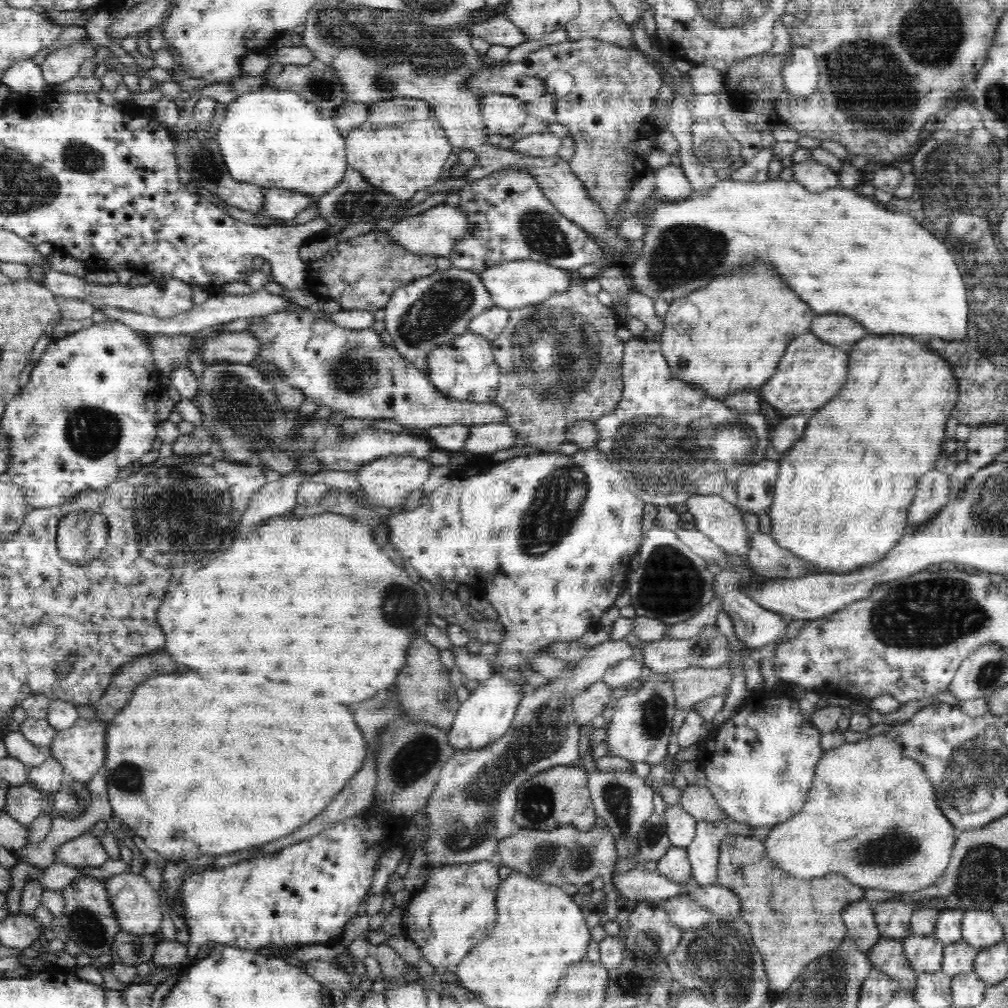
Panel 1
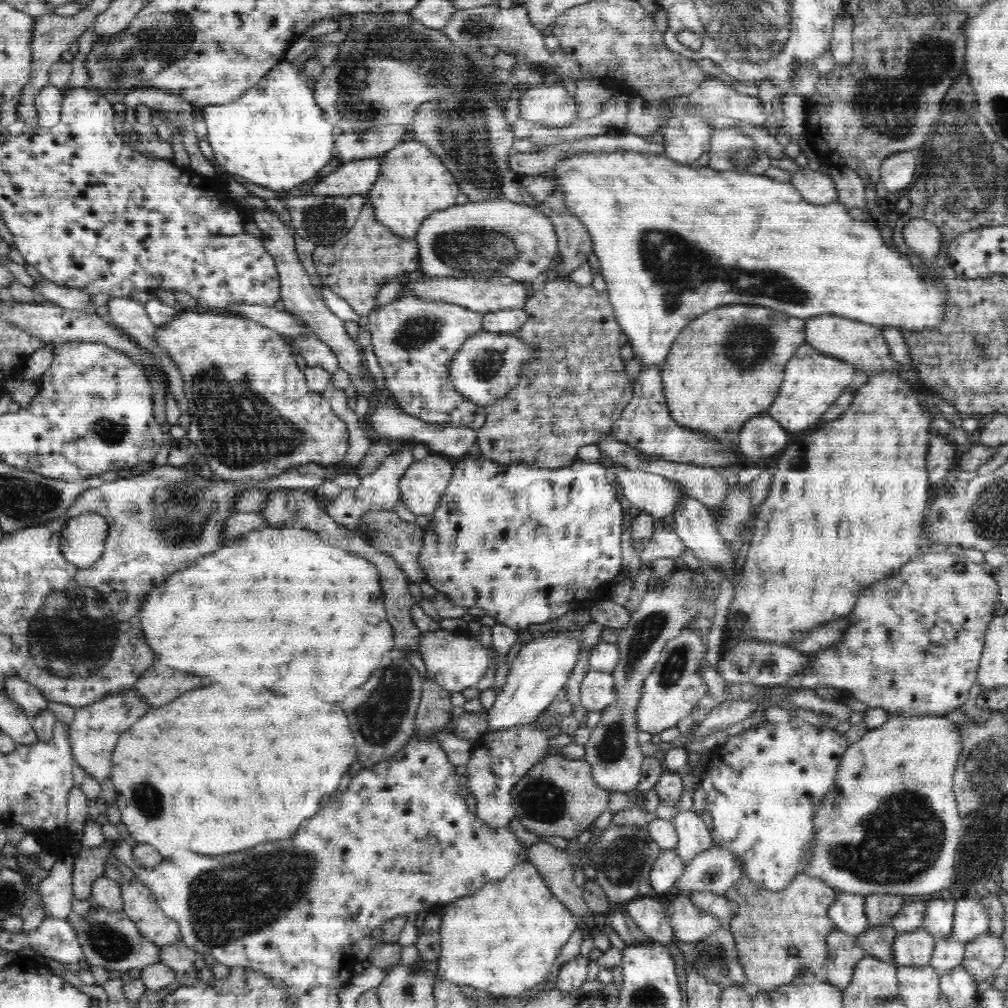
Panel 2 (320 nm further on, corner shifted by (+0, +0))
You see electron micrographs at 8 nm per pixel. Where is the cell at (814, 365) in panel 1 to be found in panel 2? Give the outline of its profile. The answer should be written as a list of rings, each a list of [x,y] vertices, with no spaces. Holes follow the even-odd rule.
[[[802,344],[784,370],[784,382],[780,386],[776,402],[772,402],[768,413],[782,425],[782,428],[792,434],[802,433],[812,426],[817,428],[820,426],[822,414],[844,392],[842,388],[848,388],[852,384],[854,374],[856,374],[856,367],[853,364],[834,360],[831,355],[820,354],[820,351],[812,345]]]

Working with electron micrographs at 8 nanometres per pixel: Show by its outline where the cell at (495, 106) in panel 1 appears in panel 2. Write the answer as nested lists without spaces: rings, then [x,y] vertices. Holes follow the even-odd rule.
[[[562,84],[529,87],[519,98],[520,118],[548,127],[570,126],[578,115],[578,103]]]

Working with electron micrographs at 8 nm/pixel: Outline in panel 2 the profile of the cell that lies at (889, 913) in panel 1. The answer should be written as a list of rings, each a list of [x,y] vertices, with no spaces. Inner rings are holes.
[[[871,894],[865,896],[865,915],[870,927],[890,924],[904,904],[902,895]]]

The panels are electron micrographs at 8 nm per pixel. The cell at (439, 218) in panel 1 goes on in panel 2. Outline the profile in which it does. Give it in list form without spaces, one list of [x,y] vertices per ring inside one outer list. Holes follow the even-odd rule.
[[[467,200],[461,205],[454,204],[454,206],[446,208],[446,210],[436,210],[436,212],[430,213],[430,216],[428,216],[428,218],[424,218],[422,226],[418,228],[416,239],[420,252],[419,270],[423,274],[426,274],[428,277],[466,278],[469,275],[472,278],[484,280],[486,278],[494,278],[494,276],[507,276],[512,280],[530,284],[537,276],[540,276],[540,274],[542,274],[542,272],[544,272],[544,270],[546,270],[546,268],[550,266],[550,263],[555,260],[555,258],[559,254],[556,229],[554,228],[554,223],[552,223],[550,218],[548,218],[548,215],[542,213],[539,208],[523,205],[509,200],[482,202],[472,202],[470,200]]]

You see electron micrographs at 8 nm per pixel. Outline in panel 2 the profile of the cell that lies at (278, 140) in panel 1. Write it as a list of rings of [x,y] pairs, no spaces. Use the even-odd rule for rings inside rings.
[[[284,60],[250,90],[243,91],[236,100],[223,105],[203,107],[202,116],[208,127],[207,140],[219,166],[241,181],[253,182],[280,193],[296,188],[303,182],[312,182],[335,154],[336,132],[328,123],[326,113],[316,104],[313,90],[306,81],[296,66]]]

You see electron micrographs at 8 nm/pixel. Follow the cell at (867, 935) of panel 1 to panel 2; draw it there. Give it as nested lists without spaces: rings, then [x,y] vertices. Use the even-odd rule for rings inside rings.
[[[839,891],[836,900],[828,907],[827,915],[837,930],[854,938],[870,928],[865,915],[865,896]]]

